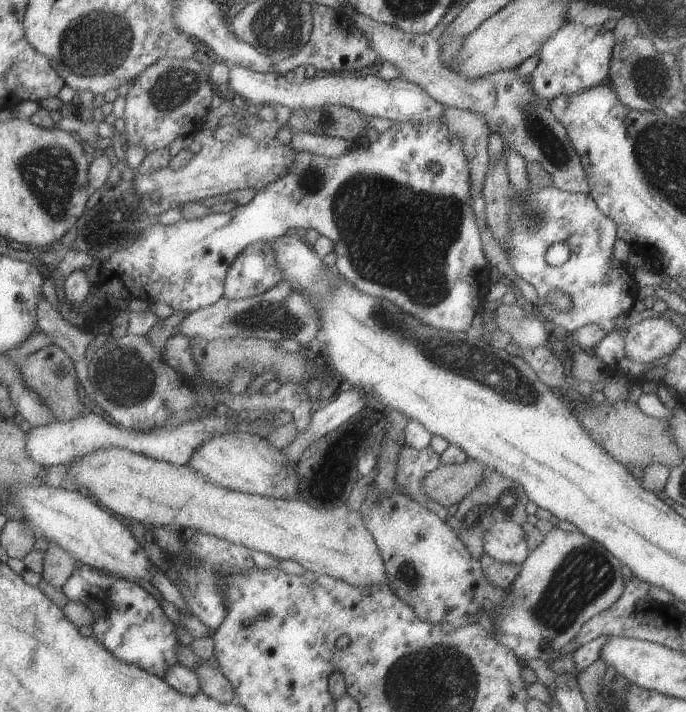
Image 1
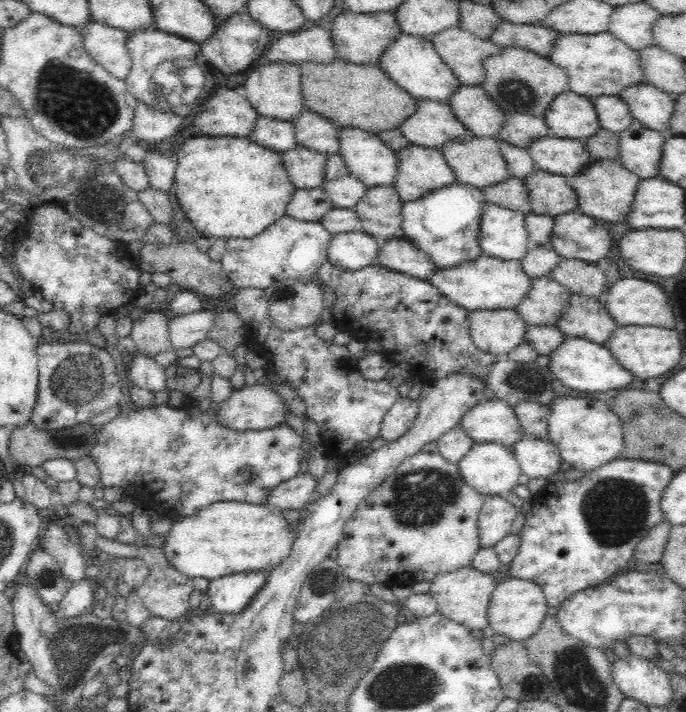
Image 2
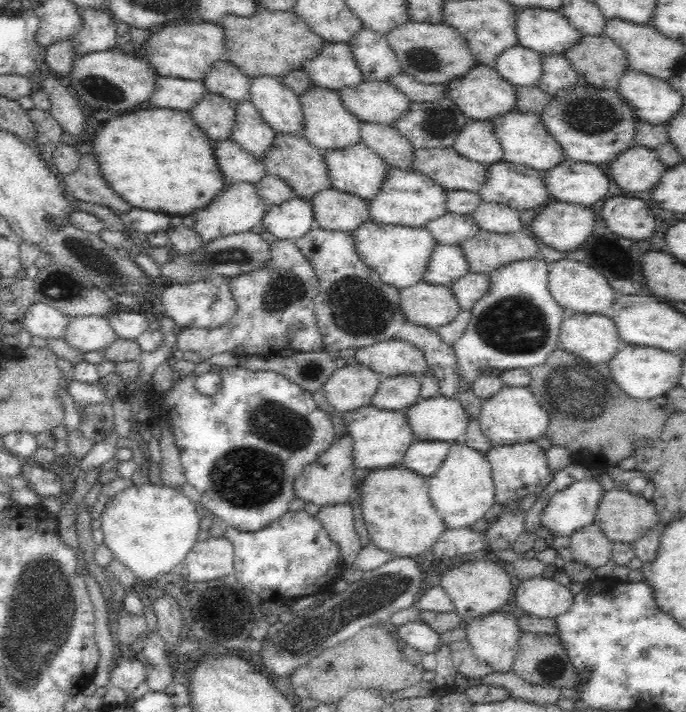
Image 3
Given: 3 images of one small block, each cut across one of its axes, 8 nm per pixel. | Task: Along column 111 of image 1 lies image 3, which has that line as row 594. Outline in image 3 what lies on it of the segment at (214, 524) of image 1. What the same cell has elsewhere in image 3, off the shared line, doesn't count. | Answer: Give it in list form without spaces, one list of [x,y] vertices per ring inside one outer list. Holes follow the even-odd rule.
[[[488,556],[484,560],[476,560],[476,562],[464,562],[458,568],[450,568],[444,576],[440,586],[448,592],[452,604],[454,604],[454,612],[462,616],[464,624],[486,616],[486,614],[494,614],[498,608],[506,606],[512,598],[512,578],[510,574],[498,566],[498,560],[494,556]]]

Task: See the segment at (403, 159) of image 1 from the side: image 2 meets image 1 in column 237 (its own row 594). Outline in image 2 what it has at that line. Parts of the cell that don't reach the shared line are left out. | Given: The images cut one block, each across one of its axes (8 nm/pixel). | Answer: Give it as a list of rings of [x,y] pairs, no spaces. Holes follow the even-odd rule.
[[[272,570],[232,574],[232,576],[222,576],[218,580],[210,580],[206,596],[210,598],[214,612],[238,614],[240,610],[244,610],[250,604],[250,600],[256,596],[256,590],[266,584],[270,572]]]

